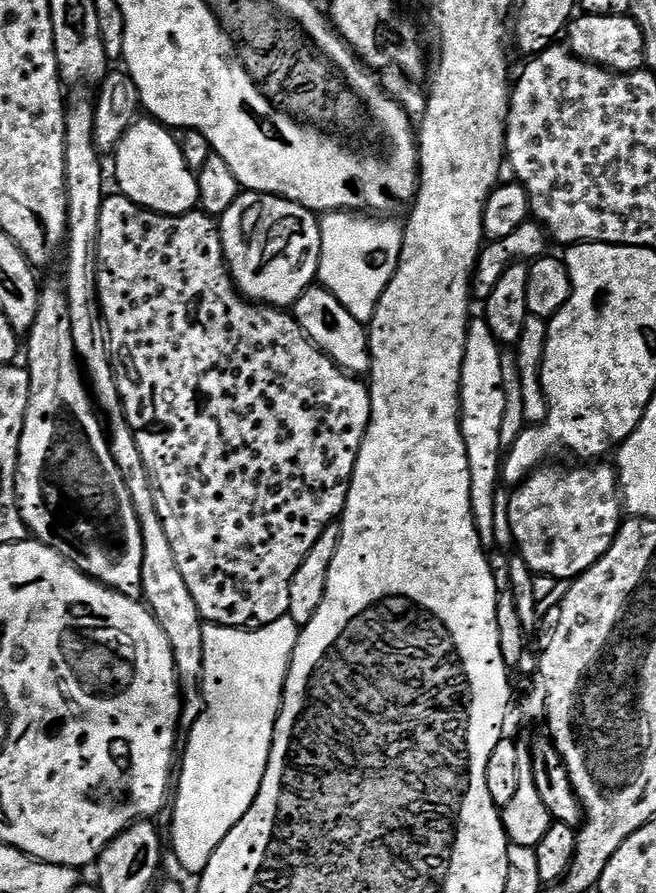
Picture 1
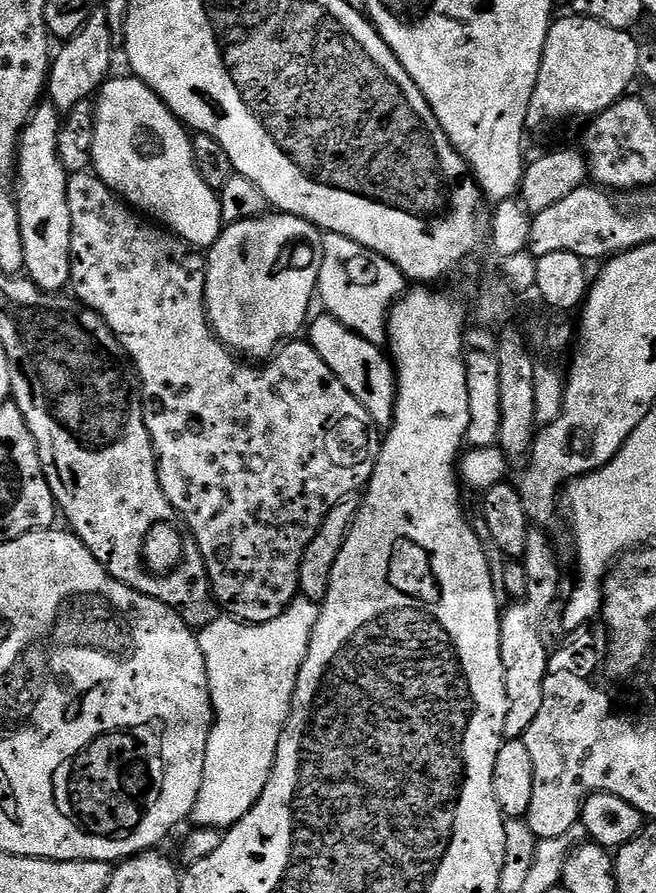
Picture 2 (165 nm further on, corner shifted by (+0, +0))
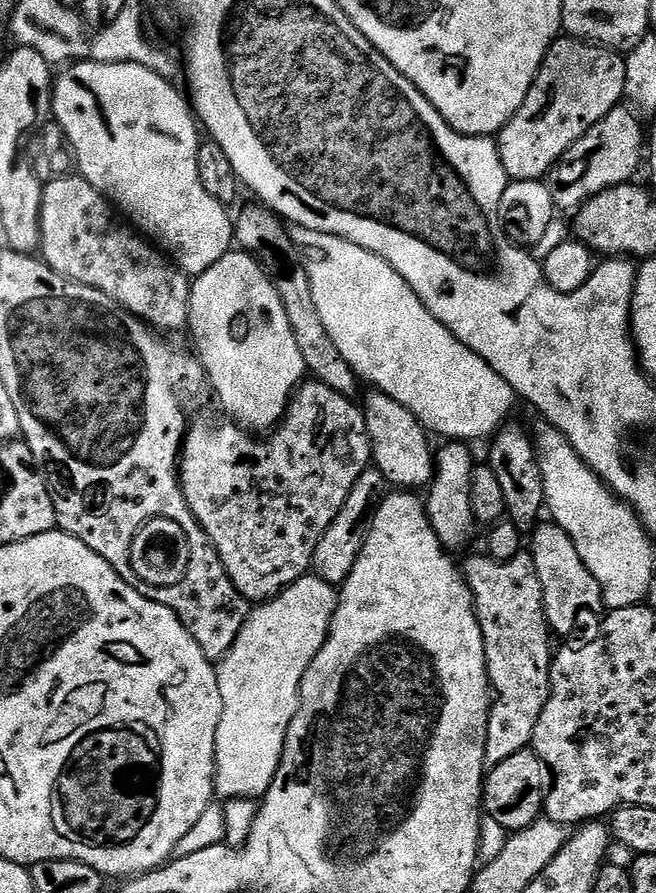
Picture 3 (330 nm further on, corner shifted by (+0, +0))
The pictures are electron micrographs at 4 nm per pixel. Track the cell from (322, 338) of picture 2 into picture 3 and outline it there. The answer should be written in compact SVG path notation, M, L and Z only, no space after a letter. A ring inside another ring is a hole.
M372 390L369 393L368 397L363 397L362 411L372 443L372 464L388 479L393 489L427 489L432 483L434 471L434 448L428 445L429 433L418 422L418 418L406 410L406 406L394 402L394 398L381 392Z

